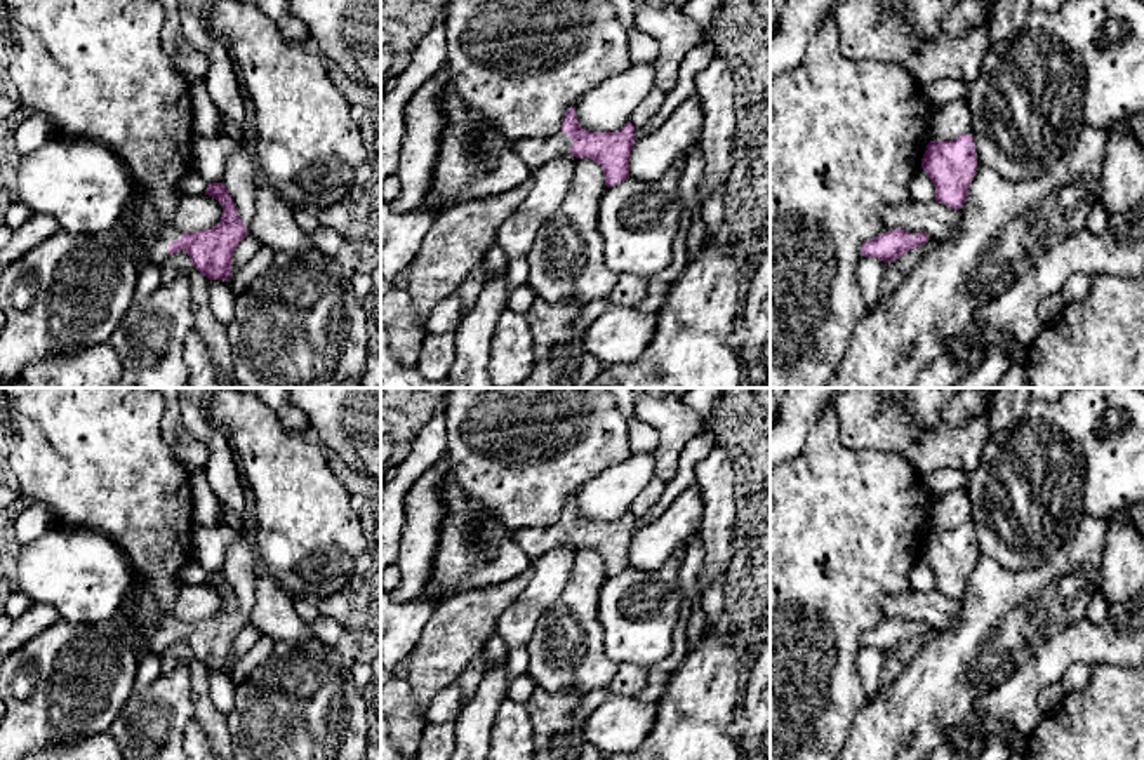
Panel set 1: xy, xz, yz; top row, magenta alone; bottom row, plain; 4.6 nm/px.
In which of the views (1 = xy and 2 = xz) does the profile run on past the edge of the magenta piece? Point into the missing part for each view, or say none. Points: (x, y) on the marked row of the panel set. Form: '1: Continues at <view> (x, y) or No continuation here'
1: Continues at xy (138, 213)
2: Continues at xz (536, 152)

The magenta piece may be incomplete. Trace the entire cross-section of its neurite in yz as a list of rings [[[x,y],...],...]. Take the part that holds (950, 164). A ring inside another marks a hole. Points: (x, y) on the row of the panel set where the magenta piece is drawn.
[[[961,134],[954,141],[930,141],[921,169],[935,186],[935,202],[960,210],[977,170],[974,137]]]

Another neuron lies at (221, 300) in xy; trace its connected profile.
[[[247,233],[233,252],[229,278],[209,280],[209,306],[214,317],[224,325],[229,325],[235,318],[235,294],[231,290],[231,278],[235,271],[240,270],[259,249],[261,243]]]

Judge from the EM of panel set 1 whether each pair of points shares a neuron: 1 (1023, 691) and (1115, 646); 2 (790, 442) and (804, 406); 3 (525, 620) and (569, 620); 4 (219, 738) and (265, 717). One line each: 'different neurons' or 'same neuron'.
1: same neuron
2: same neuron
3: different neurons
4: different neurons

